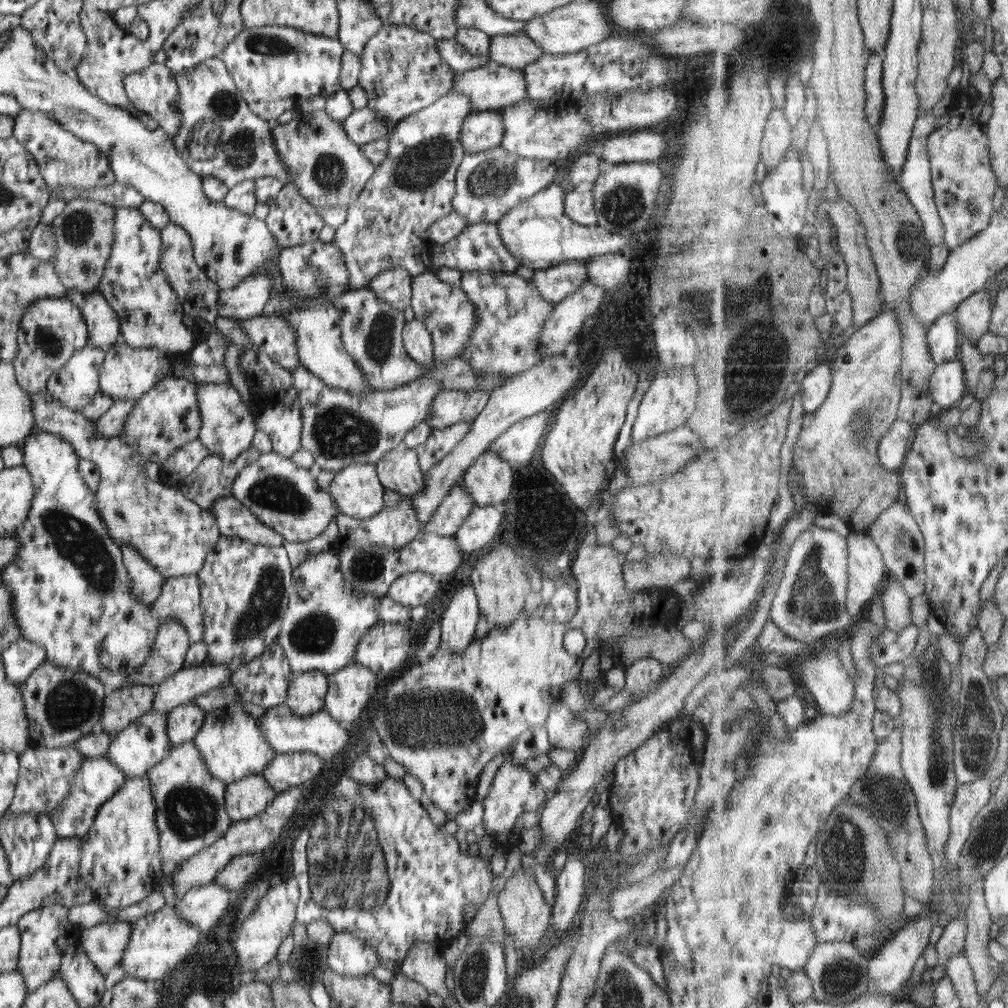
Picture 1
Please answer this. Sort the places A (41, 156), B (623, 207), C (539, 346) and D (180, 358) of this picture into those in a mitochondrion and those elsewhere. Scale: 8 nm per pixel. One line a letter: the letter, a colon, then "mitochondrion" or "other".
A: other
B: mitochondrion
C: other
D: other

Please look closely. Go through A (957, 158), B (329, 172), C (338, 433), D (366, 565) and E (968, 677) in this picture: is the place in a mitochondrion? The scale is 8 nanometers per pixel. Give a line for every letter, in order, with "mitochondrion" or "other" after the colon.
A: mitochondrion
B: mitochondrion
C: mitochondrion
D: mitochondrion
E: other

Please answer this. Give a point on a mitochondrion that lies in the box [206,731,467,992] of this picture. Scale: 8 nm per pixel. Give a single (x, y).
(351, 872)

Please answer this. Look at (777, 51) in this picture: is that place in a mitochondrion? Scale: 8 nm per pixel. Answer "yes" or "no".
no

